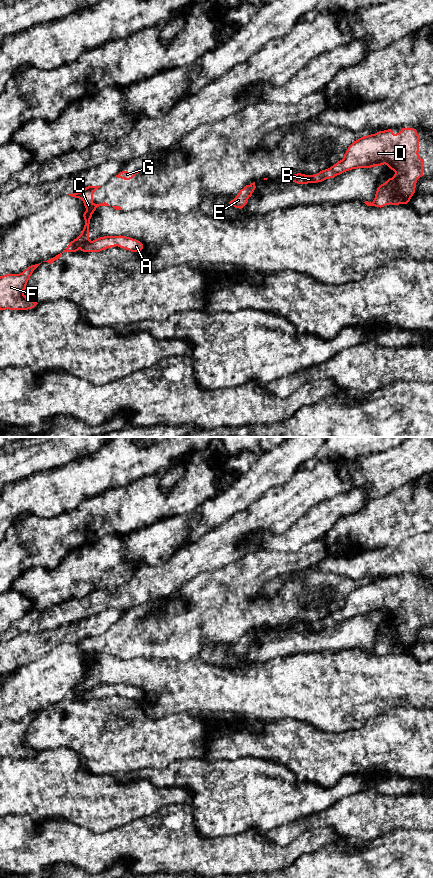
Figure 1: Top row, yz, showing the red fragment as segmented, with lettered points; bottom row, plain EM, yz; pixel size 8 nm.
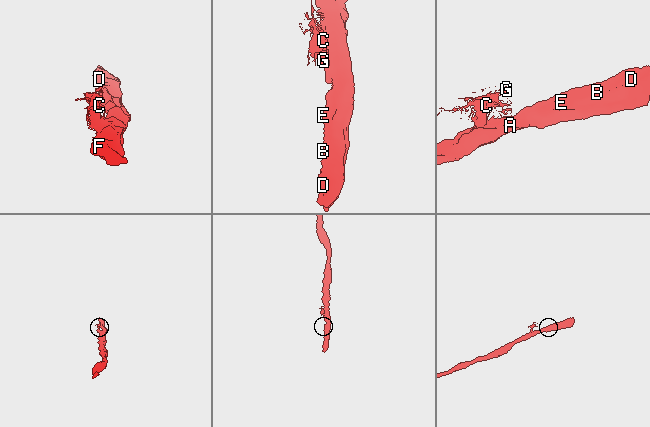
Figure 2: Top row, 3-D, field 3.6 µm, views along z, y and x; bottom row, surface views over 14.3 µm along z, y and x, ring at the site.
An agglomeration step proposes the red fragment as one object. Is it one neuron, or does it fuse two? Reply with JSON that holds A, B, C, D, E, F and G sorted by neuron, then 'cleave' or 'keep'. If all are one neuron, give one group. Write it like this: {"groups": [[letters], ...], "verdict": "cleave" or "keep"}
{"groups": [["A", "B", "D", "E", "F"], ["C", "G"]], "verdict": "cleave"}

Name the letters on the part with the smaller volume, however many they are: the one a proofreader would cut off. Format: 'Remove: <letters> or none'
Remove: C, G

